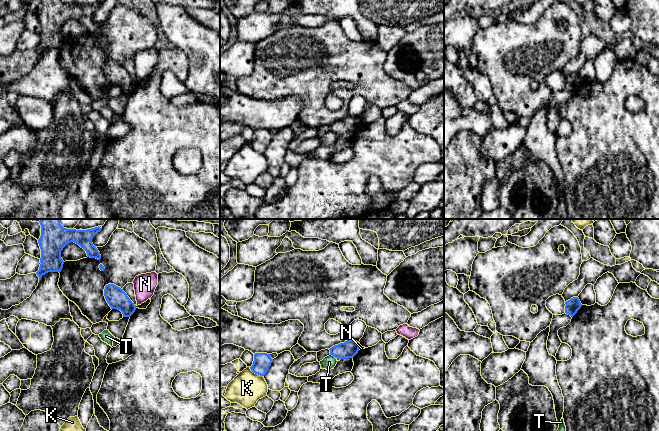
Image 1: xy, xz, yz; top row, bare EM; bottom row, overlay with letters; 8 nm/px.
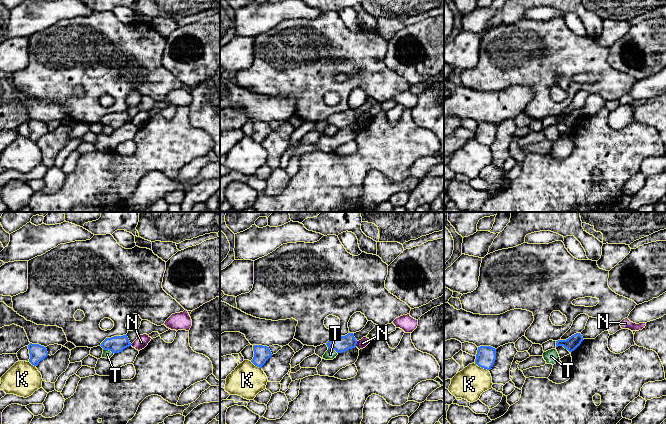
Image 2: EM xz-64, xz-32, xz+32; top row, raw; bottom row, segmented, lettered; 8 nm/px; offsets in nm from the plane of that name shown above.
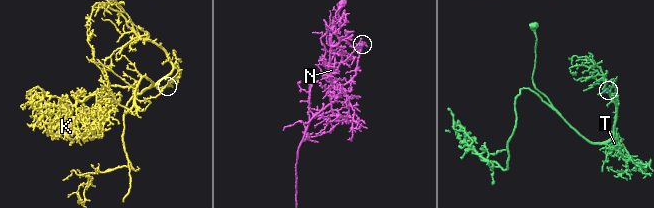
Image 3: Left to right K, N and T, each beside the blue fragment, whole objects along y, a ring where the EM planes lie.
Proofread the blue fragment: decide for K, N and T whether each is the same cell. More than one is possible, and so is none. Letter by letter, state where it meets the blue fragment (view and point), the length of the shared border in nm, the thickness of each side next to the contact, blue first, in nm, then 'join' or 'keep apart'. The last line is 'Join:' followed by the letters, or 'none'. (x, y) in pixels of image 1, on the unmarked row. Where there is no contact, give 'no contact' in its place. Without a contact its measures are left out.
K: meets blue in xz at (255, 149); contact 130 nm long; 140 nm thick on the blue side, 260 nm on the other; keep apart
N: meets blue in xz at (359, 123); contact 30 nm long; 140 nm thick on the blue side, 30 nm on the other; keep apart
T: meets blue in xz at (333, 131); contact 60 nm long; 140 nm thick on the blue side, 110 nm on the other; keep apart
Join: none

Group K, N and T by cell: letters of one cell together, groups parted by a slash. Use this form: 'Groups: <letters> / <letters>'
Groups: K / N / T

